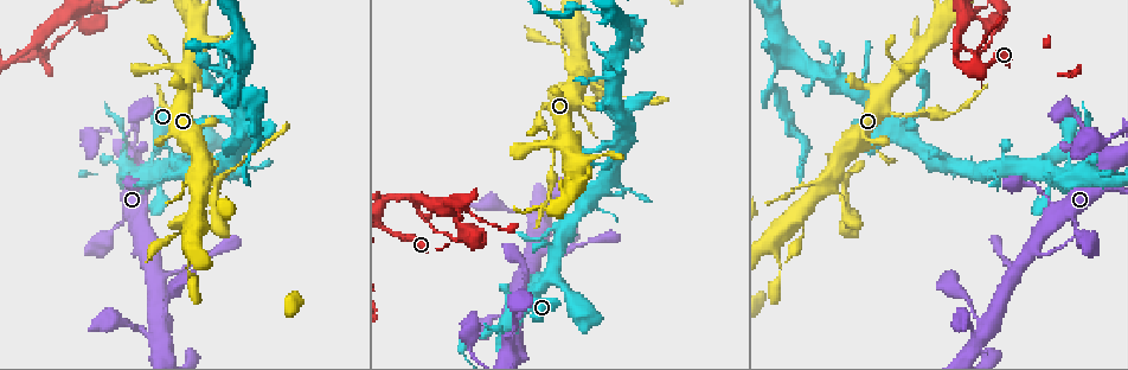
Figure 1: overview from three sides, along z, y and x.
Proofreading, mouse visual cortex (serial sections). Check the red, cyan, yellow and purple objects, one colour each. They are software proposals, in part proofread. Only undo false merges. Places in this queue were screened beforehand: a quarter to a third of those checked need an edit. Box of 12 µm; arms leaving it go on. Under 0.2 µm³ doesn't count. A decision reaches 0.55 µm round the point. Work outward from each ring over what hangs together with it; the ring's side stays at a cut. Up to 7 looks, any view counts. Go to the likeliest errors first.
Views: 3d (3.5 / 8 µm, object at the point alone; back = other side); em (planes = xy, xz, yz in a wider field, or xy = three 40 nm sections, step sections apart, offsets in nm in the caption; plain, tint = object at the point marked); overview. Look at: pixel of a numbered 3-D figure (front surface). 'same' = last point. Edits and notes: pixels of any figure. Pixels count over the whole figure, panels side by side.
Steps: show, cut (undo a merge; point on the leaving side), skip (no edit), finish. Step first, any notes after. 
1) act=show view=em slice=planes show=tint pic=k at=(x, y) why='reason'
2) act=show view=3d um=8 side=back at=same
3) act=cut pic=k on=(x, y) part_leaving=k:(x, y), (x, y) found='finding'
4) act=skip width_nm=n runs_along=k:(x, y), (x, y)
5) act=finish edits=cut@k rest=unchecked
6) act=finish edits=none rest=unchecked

act=show view=3d um=8 side=back pic=1 at=(773, 85)

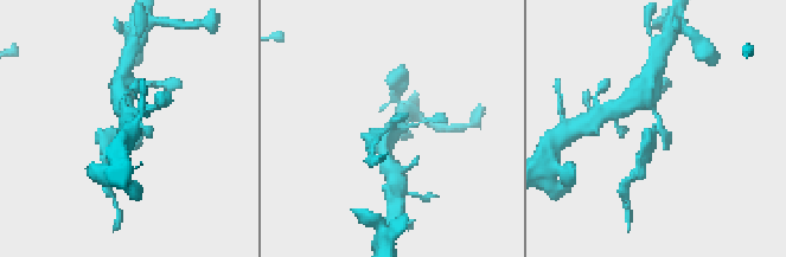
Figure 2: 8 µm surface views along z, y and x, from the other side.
act=show view=3d um=3.5 pic=2 at=(659, 123)

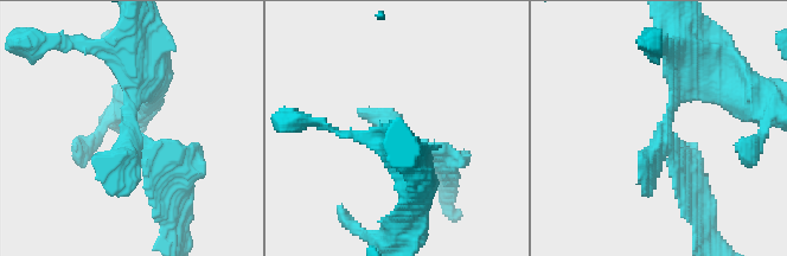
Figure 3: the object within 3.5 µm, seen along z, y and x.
act=show view=em slice=xy step=3 show=tint pic=3 at=(662, 135) why='shape alone is not enough'

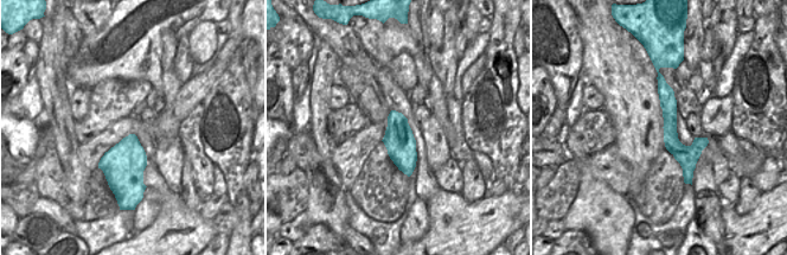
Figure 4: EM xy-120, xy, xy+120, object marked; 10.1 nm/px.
act=cut pic=3 on=(185, 153) part_leaving=3:(144, 148), (180, 178), (177, 243) found='a second cell is stuck on'

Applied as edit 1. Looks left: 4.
act=show view=overview why='see it whole again'

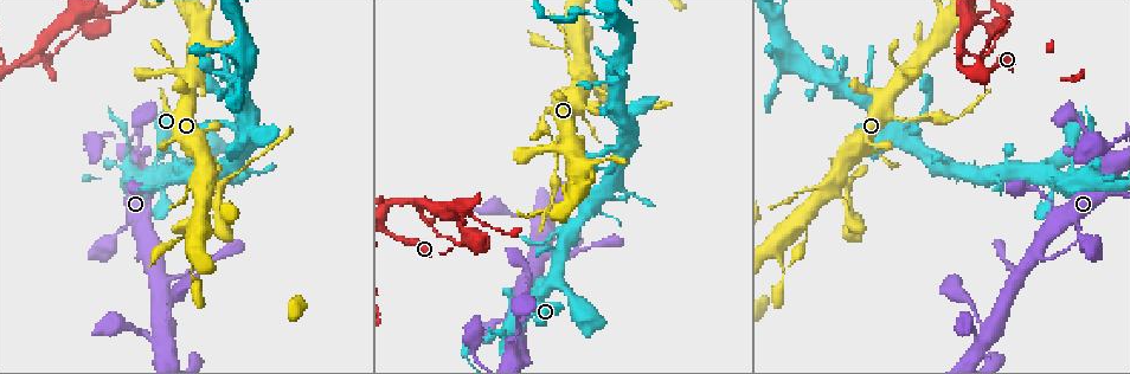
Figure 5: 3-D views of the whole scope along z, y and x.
act=show view=3d um=3.5 pic=5 at=(459, 224) why='sharp bend'

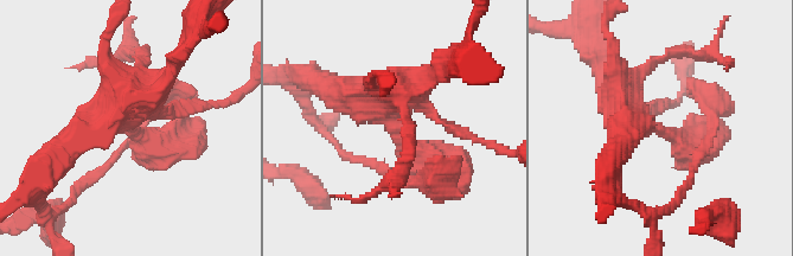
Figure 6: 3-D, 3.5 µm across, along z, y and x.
act=show view=em slice=xy step=1 show=tint pic=6 at=(129, 127) arms=4 arm_widths_nm=150,400,450,450 why='now the EM'

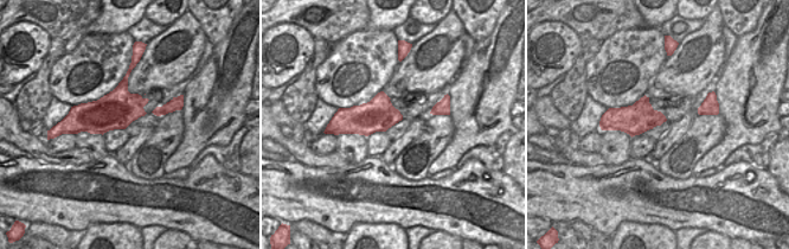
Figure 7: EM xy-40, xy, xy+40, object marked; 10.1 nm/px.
act=skip runs_along=6:(338, 89), (385, 110), (443, 178) found='continuous, no second cell'

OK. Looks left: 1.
act=finish edits=cut@3 rest=unchecked

